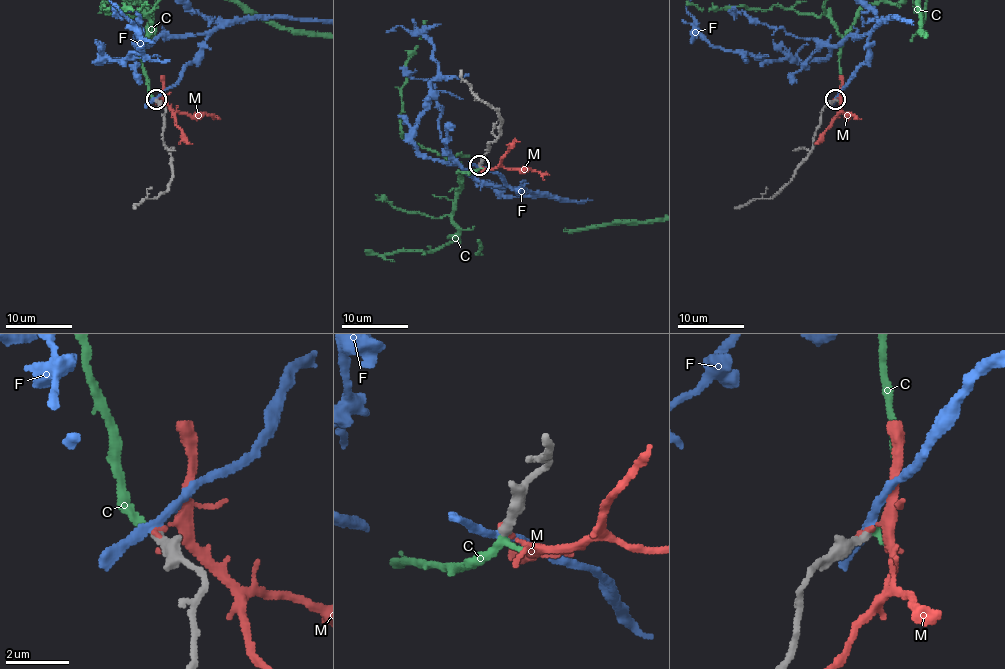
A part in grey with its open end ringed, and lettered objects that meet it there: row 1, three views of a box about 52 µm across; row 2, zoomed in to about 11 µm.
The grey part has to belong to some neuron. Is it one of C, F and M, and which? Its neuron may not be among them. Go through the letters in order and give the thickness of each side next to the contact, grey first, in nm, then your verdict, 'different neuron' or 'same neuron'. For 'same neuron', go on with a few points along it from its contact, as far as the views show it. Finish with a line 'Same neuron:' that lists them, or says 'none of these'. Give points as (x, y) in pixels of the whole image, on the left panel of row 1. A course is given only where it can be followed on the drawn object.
C: 320 nm thick on the grey side, 280 nm on the other; same neuron
F: 320 nm thick on the grey side, 260 nm on the other; different neuron
M: 420 nm thick on the grey side, 110 nm on the other; different neuron
Same neuron: C

